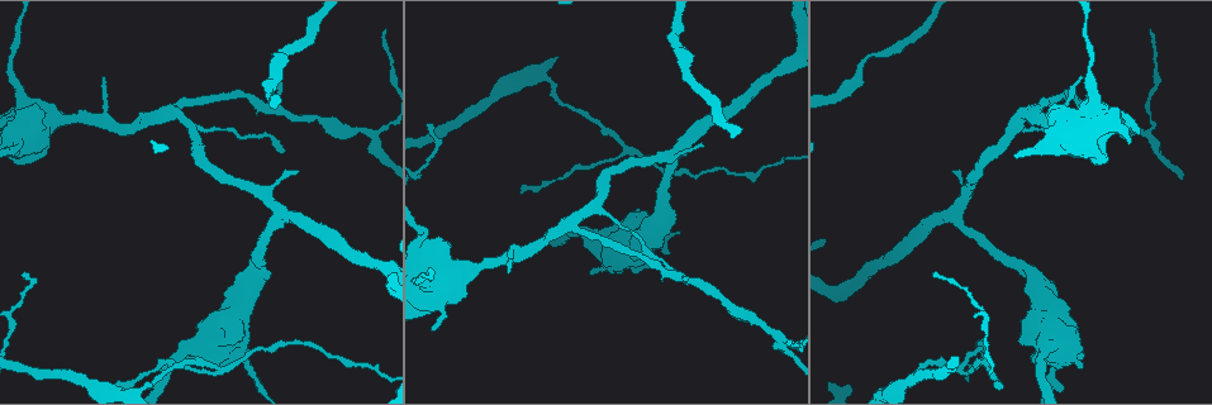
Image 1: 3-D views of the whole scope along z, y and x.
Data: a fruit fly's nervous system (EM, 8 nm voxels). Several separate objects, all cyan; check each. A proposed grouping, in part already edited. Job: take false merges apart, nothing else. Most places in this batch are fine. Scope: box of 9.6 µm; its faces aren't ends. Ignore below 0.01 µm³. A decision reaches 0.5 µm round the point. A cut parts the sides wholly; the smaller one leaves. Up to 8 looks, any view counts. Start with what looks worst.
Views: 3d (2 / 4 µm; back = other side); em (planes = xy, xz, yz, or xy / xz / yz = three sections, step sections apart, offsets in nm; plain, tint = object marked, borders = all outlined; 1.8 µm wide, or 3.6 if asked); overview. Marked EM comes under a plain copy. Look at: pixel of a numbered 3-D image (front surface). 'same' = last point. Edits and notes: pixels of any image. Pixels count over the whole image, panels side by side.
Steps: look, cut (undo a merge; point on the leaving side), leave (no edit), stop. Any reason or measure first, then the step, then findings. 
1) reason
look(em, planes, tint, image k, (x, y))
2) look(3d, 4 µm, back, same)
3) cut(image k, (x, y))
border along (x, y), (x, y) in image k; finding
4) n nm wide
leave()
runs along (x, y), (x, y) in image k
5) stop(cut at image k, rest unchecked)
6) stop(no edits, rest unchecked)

abrupt turn
look(em, 3.6 µm, xz, step 4, tint, image 1, (1088, 130))

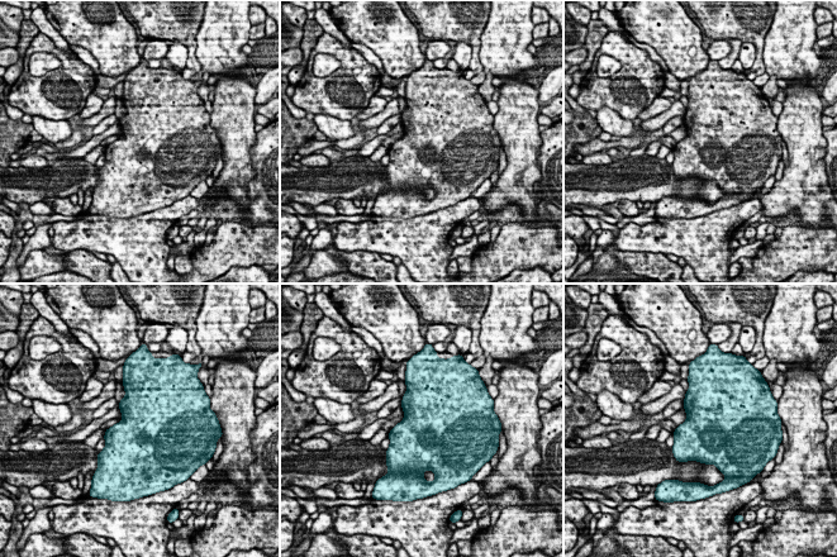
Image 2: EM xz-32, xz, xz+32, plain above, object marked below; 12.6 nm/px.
leave()
continuous, no second neuron

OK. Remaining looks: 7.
three-way junction
look(3d, 2 µm, image 1, (1031, 113))

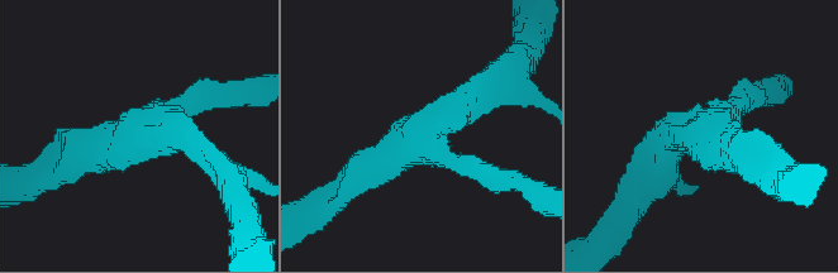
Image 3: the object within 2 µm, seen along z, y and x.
3 arms; arms of 180, 200, 220 nm; shape alone is not enough
look(em, planes, tint, image 3, (434, 128))

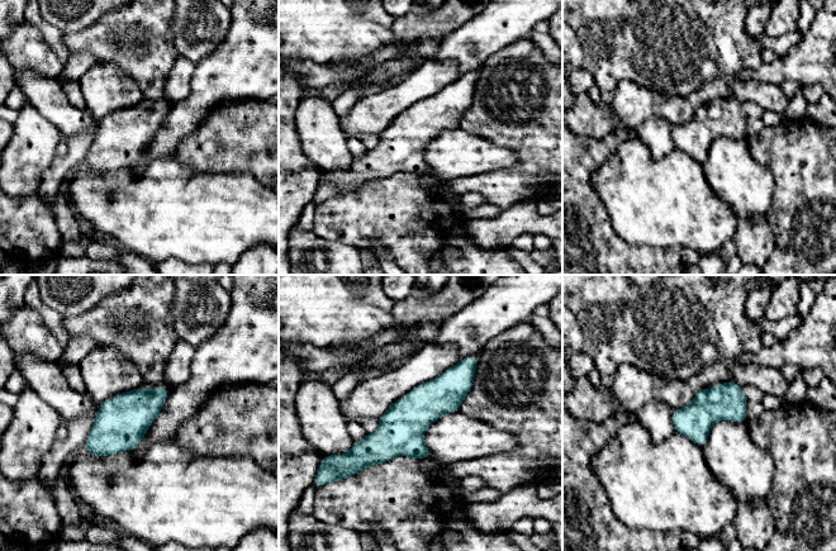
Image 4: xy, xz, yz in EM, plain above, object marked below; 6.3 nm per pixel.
leave()
runs along (473, 362), (383, 445), (356, 456) in image 4; one neuron here

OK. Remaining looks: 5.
look(3d, 4 µm, back, image 1, (235, 350))

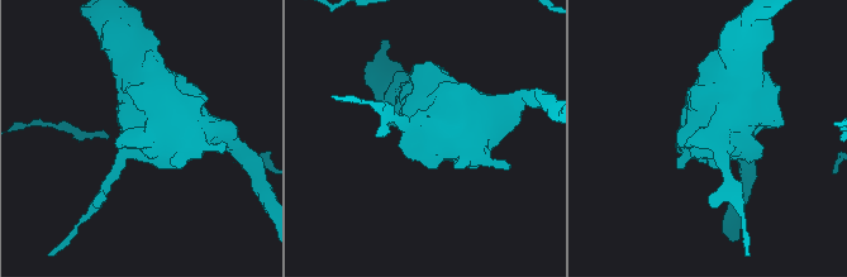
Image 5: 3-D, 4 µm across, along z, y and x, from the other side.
look(em, 3.6 µm, planes, tint, image 5, (426, 126))

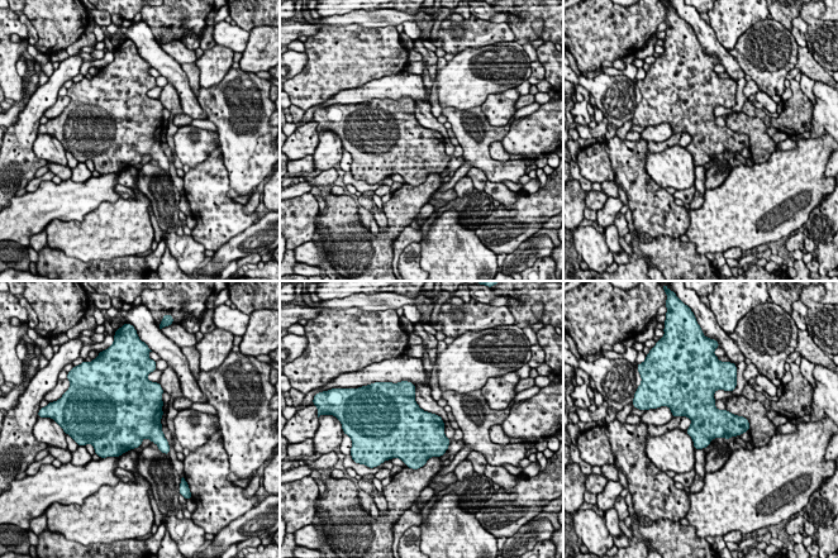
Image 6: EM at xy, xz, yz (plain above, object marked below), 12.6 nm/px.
leave()
one neuron here

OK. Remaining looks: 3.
arms part here
look(3d, 4 µm, image 1, (220, 369))

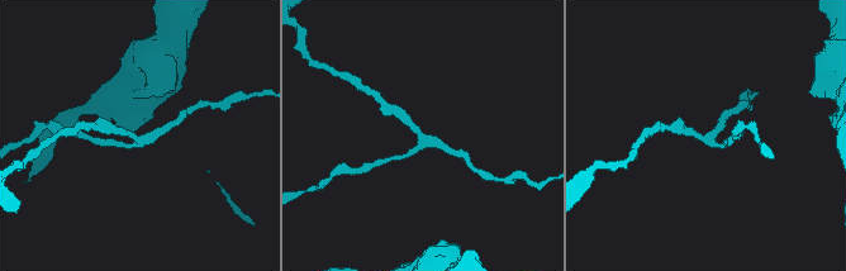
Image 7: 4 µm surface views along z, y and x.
3 arms
look(em, xy, step 16, tint, image 7, (137, 136))

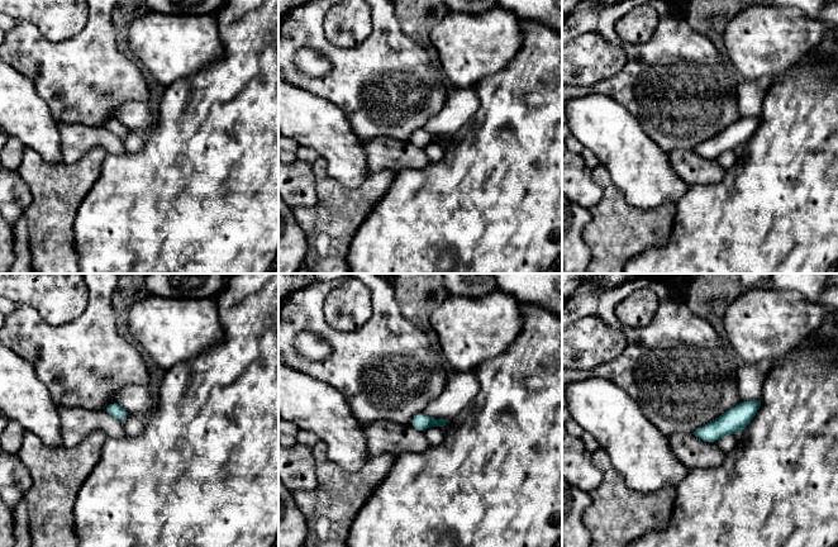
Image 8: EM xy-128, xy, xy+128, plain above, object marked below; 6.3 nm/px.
look(em, planes, tint, same)

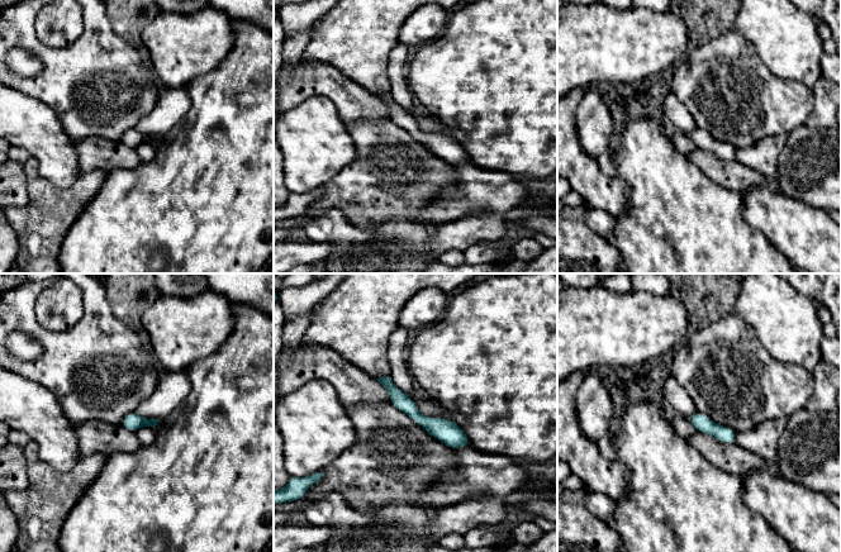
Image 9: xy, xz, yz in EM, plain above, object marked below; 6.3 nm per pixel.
leave()
runs along (383, 380), (422, 420), (466, 443) in image 9; all the same neuron

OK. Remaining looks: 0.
stop(no edits, rest unchecked)

